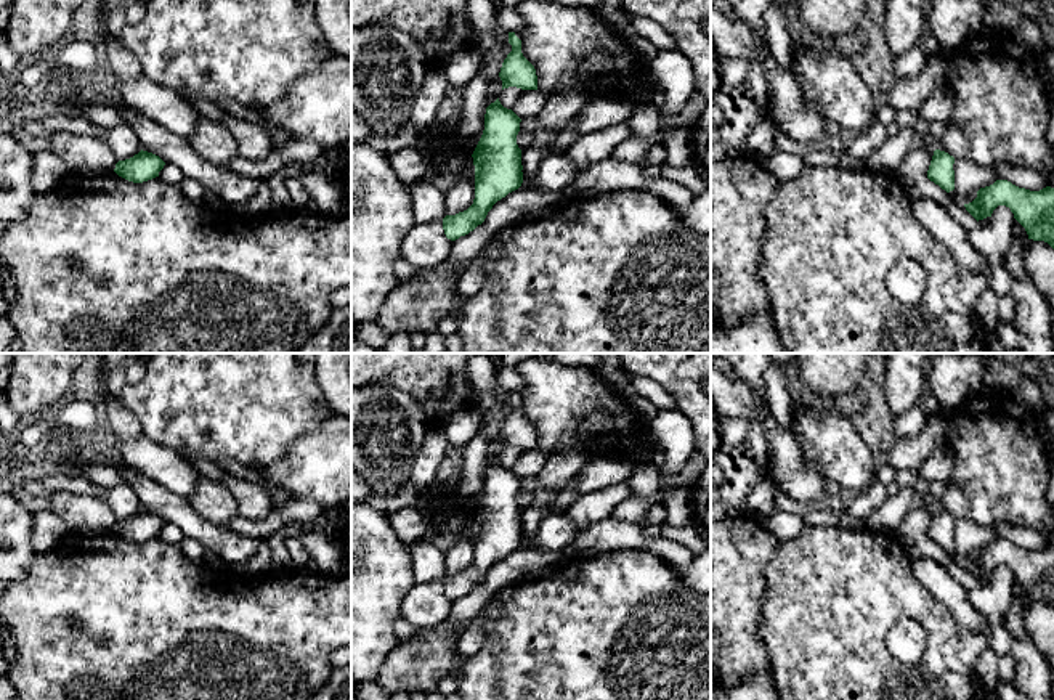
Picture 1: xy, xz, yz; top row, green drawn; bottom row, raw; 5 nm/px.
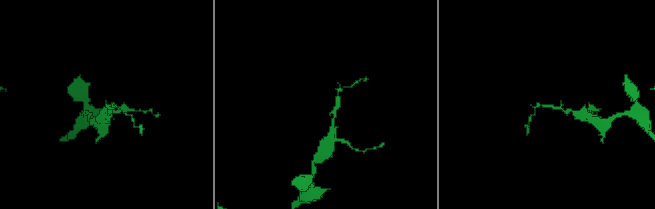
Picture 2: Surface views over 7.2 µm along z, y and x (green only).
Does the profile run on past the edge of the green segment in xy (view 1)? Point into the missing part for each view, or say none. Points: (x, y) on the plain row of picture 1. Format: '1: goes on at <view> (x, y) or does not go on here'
1: does not go on here

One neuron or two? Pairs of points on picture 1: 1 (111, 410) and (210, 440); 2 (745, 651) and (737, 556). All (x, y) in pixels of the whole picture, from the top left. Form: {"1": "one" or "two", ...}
{"1": "two", "2": "one"}

